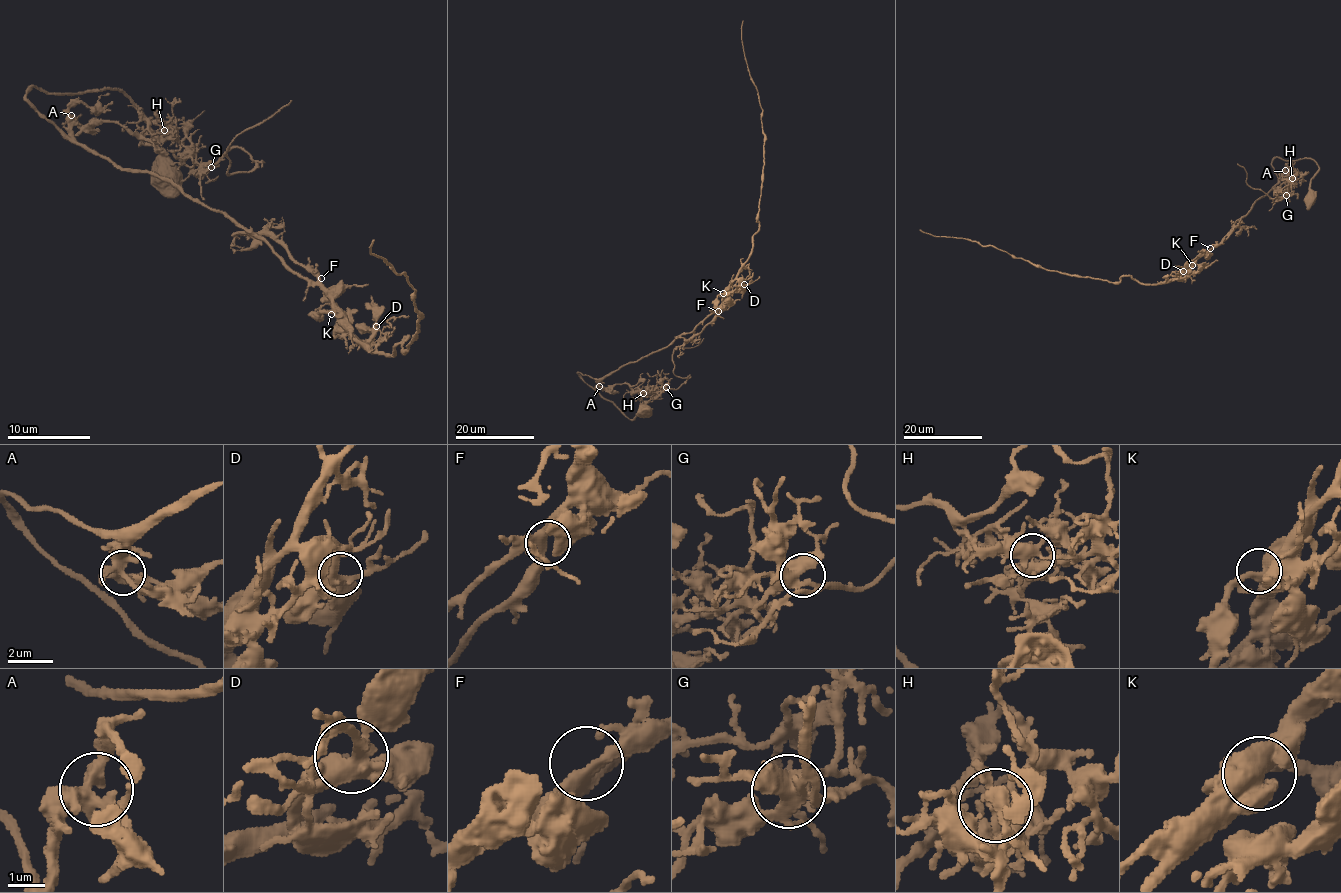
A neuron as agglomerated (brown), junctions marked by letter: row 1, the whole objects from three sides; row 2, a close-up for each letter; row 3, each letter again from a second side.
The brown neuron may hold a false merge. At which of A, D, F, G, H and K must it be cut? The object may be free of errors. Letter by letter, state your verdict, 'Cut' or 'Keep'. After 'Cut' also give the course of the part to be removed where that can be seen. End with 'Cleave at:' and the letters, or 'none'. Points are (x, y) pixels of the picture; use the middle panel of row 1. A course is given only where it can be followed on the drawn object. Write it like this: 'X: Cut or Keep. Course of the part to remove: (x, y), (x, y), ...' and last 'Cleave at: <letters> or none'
A: Keep
D: Keep
F: Keep
G: Keep
H: Cut. Course of the part to remove: (643, 393), (677, 389), (686, 378), (673, 373), (672, 352), (676, 347), (695, 347), (704, 338)
K: Keep
Cleave at: H

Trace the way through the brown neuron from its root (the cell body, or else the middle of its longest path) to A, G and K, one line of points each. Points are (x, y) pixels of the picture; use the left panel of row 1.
A: (166, 175), (149, 121), (122, 92), (44, 92), (33, 86), (25, 94), (64, 134), (71, 115)
G: (166, 175), (149, 121), (122, 92), (25, 94), (64, 134), (68, 119), (118, 121), (178, 138), (211, 167)
K: (166, 175), (149, 121), (122, 92), (25, 94), (73, 140), (257, 233), (329, 295), (331, 314)

